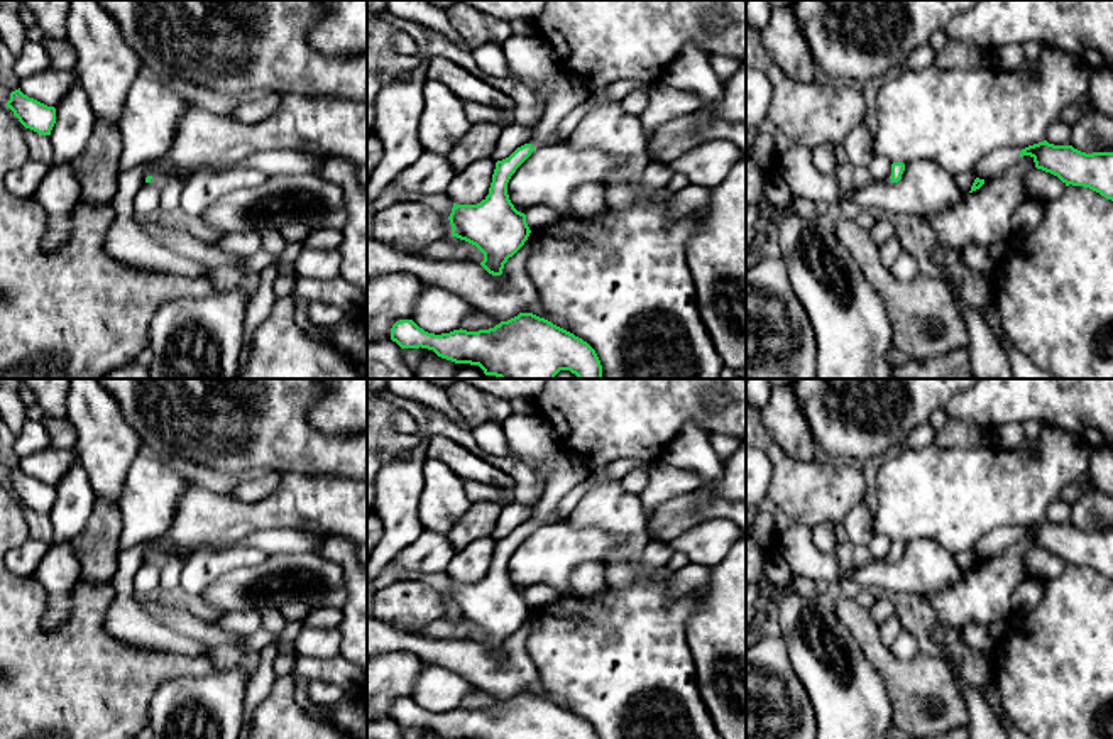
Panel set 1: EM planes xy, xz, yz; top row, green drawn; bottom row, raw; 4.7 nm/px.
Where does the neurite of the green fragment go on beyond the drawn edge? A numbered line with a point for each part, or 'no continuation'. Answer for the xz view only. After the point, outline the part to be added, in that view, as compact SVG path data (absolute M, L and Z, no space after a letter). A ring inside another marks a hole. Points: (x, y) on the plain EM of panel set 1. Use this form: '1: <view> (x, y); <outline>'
1: xz (567, 470); M560 448L551 460L551 475L548 490L535 504L535 514L529 523L538 526L546 526L558 523L555 511L563 495L567 495L573 487L587 480L590 470L580 462L572 452Z

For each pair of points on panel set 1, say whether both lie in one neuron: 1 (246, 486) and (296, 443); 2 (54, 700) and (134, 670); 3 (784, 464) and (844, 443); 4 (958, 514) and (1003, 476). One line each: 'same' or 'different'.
1: different
2: same
3: different
4: same

